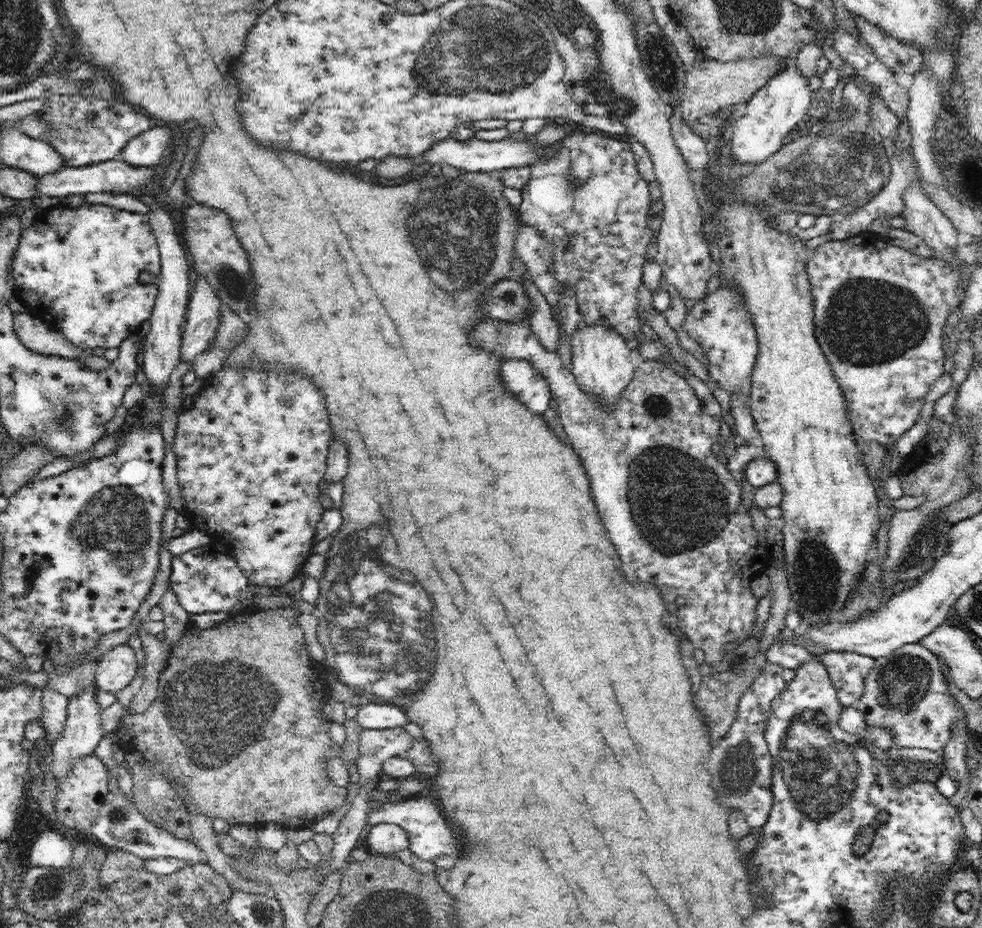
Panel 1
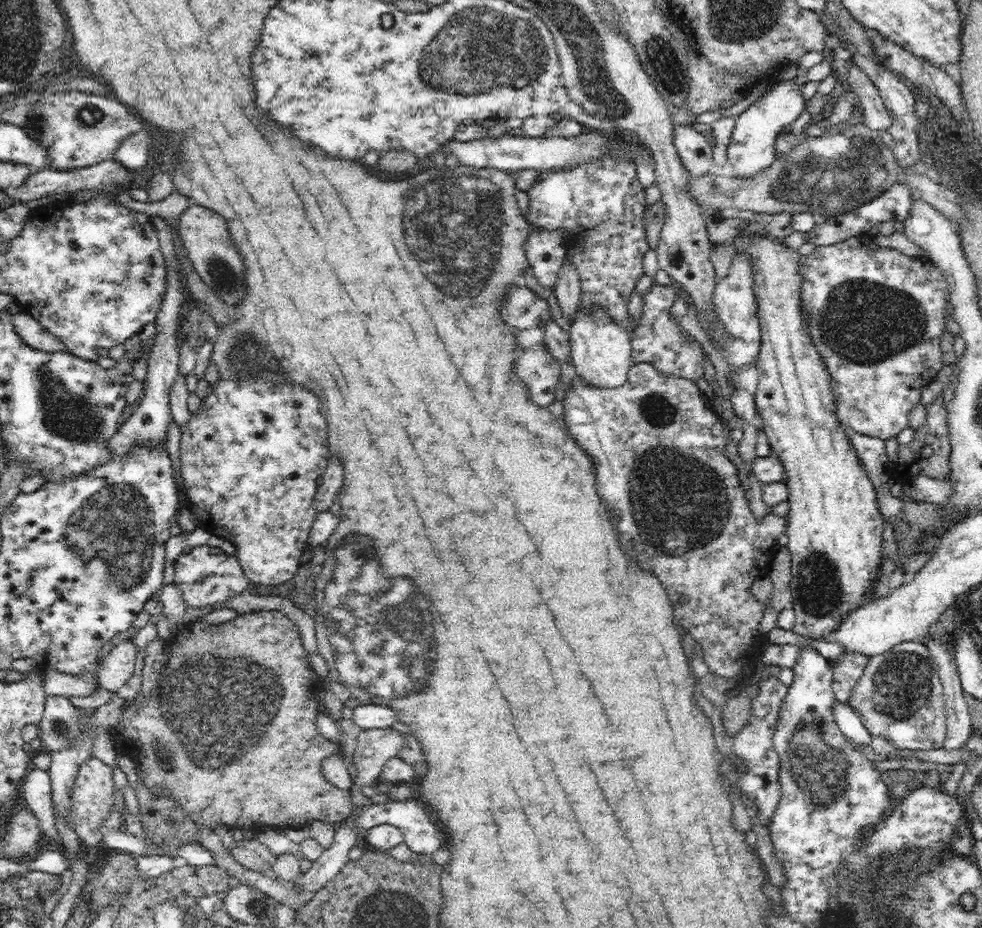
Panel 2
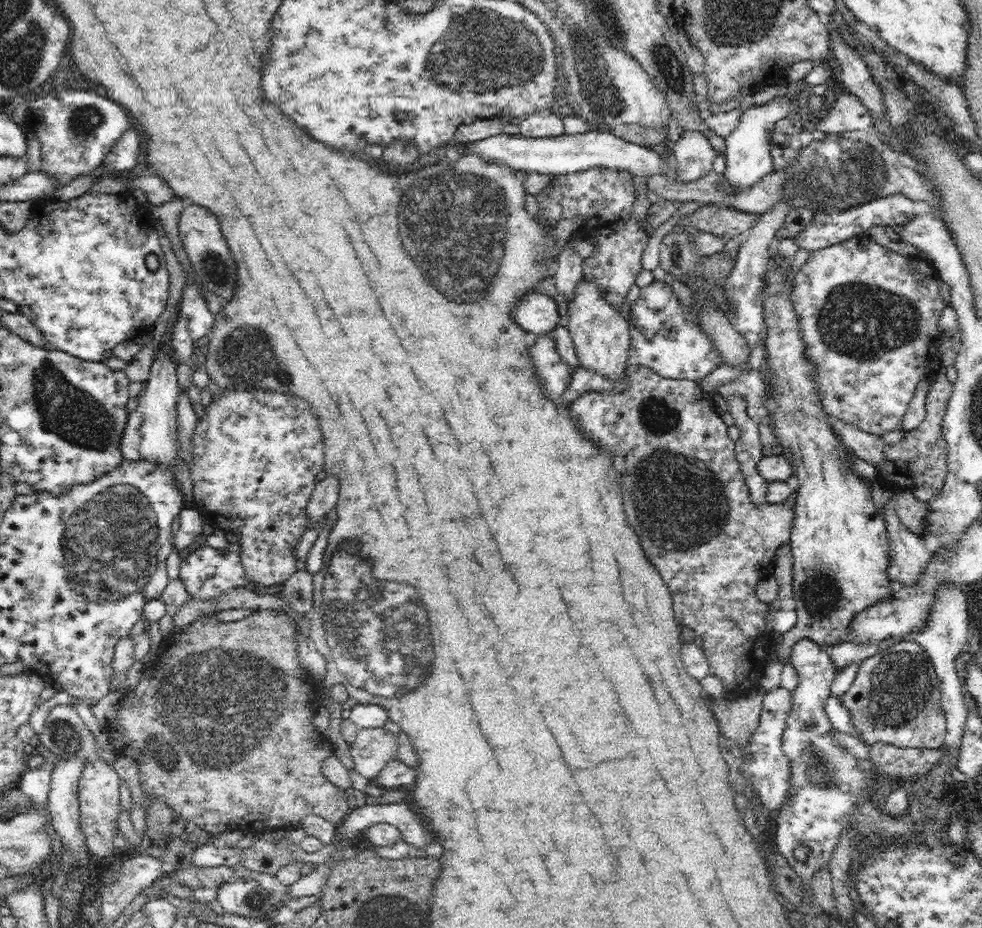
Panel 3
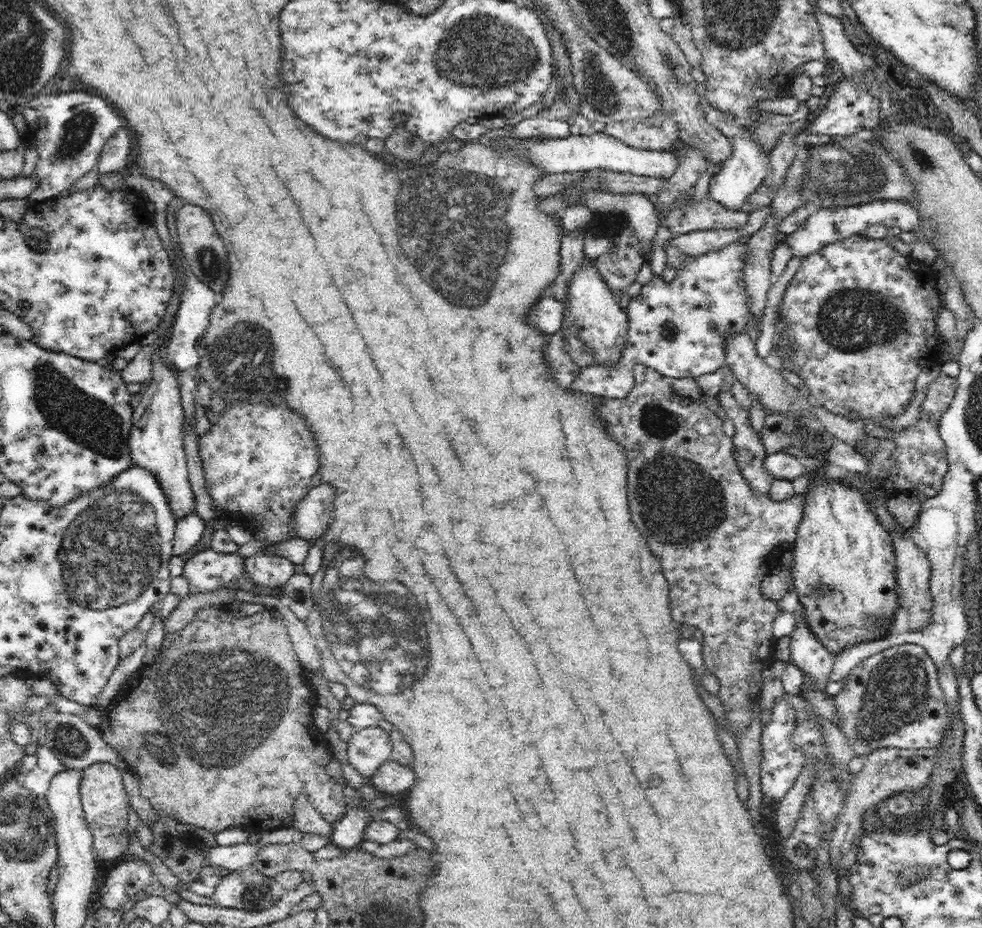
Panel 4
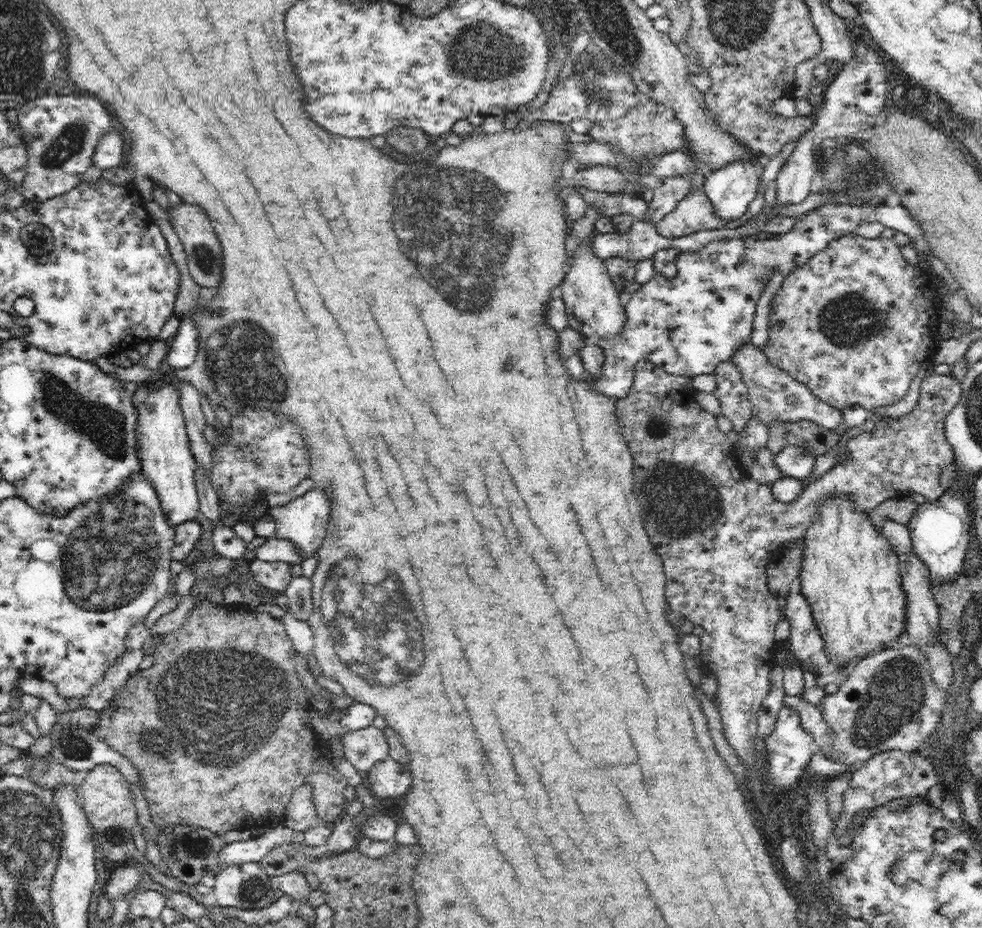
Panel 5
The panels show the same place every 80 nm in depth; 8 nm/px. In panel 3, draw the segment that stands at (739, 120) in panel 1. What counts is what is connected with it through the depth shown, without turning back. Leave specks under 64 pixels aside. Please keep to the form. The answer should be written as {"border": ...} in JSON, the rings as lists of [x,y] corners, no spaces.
{"border":[[[784,97],[776,98],[766,105],[752,105],[745,109],[738,128],[725,138],[726,168],[722,174],[720,193],[724,193],[726,199],[735,199],[738,193],[752,188],[759,180],[772,173],[772,158],[769,154],[771,143],[768,143],[766,132],[787,115],[790,115],[790,105]]]}

